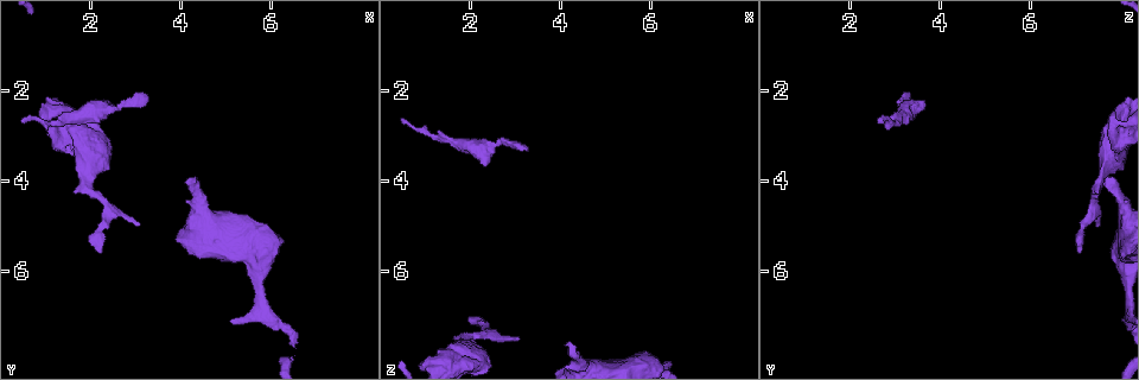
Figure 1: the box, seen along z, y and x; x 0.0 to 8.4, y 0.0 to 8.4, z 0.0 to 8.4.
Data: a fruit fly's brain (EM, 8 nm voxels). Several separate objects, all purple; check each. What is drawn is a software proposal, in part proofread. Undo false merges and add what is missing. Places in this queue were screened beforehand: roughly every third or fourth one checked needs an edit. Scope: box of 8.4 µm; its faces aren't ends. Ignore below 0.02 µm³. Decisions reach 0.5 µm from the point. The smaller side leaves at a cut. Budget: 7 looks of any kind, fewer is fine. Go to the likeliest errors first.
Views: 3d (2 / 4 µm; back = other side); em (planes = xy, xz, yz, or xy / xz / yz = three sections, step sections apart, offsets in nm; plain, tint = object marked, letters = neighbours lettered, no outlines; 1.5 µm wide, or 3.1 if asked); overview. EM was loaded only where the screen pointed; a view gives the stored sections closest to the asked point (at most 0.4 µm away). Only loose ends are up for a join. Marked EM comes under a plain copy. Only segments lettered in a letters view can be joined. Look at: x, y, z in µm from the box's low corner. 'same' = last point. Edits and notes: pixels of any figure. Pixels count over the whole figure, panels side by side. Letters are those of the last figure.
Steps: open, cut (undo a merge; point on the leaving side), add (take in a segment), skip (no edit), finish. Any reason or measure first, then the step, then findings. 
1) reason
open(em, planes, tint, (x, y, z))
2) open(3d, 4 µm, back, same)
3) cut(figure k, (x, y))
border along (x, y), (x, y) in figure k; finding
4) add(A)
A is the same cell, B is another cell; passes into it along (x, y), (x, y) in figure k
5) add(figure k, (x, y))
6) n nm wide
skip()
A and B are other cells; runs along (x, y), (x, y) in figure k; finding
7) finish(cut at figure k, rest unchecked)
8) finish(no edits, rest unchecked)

tapers out
open(em, planes, tint, (3.25, 2.15, 3.30))

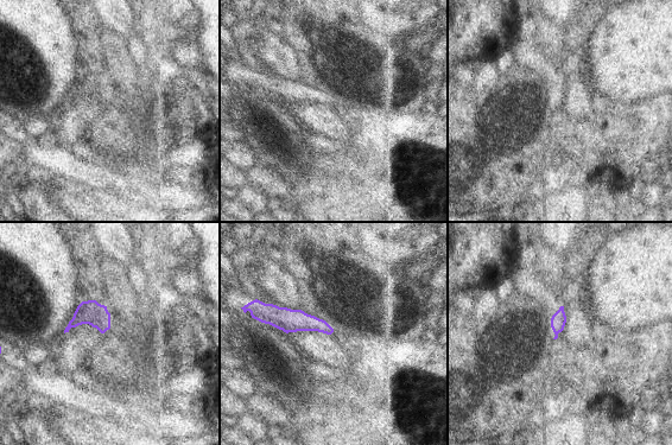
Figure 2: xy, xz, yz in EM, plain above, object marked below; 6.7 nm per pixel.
see the neighbours
open(em, planes, letters, same)

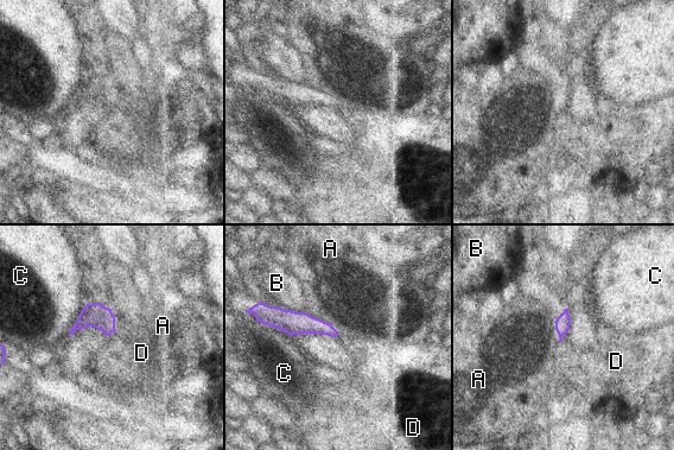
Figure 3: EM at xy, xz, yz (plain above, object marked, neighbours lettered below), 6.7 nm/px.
C touches over 260 nm
skip()
A, B, C and D are other cells; no lettered segment goes on from it

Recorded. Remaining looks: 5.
an open end
open(3d, 4 µm, (4.20, 3.90, 7.60))

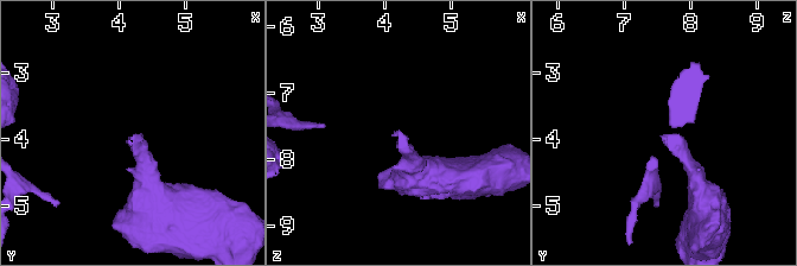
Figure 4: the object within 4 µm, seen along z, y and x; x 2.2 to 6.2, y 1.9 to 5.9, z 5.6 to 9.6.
now the EM
open(em, xz, step 8, tint, (4.20, 3.95, 7.55))

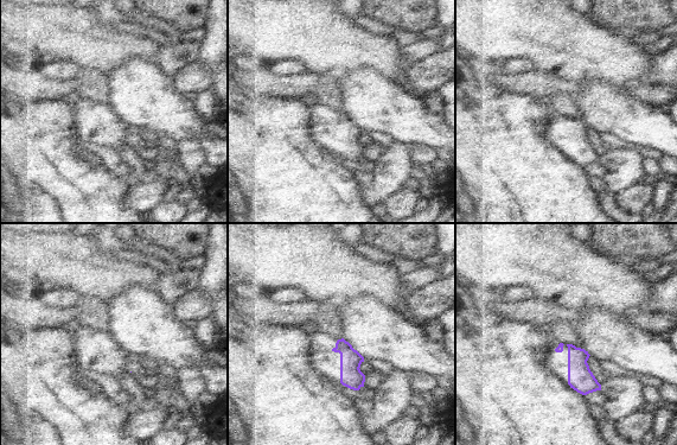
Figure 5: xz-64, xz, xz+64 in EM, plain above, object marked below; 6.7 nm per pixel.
open(em, yz, step 4, letters, same)

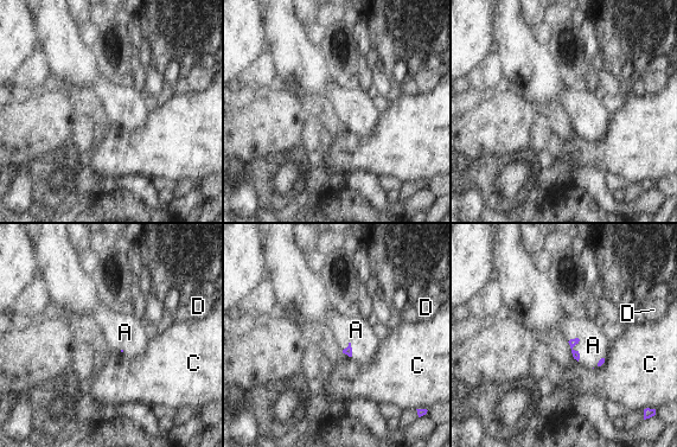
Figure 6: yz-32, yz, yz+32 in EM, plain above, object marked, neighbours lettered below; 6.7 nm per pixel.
add(A)
A is the same cell, C and D are other cells; passes into it along (573, 342), (574, 345), (593, 345) in figure 6; the cell continues

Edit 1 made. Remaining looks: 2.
open(em, planes, tint, (2.20, 5.60, 7.05))

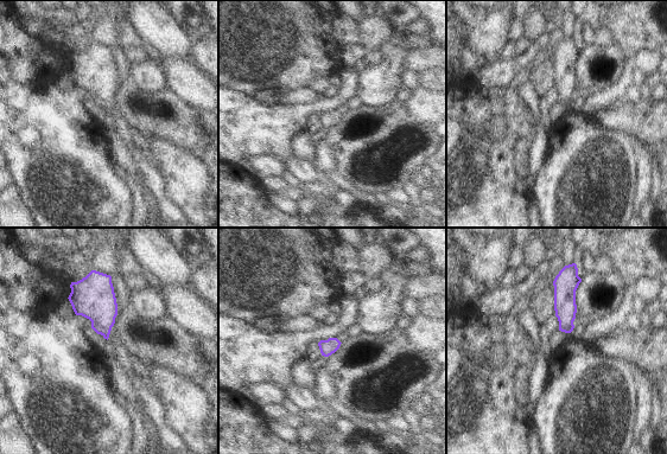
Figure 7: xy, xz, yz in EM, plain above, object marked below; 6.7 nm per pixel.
see the neighbours
open(em, planes, letters, same)

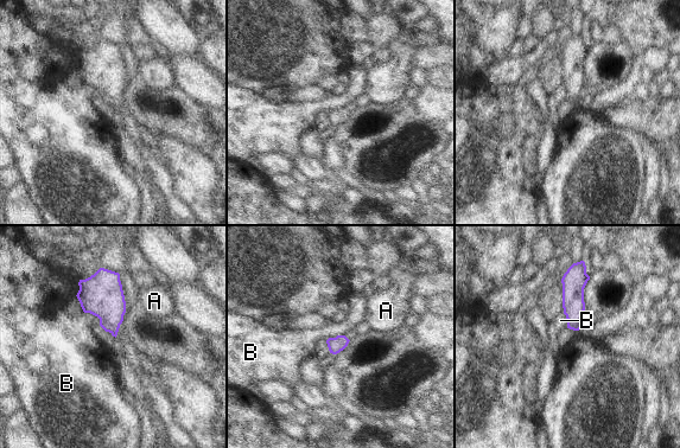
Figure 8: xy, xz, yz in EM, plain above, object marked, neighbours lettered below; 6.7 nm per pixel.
skip()
A and B are other cells; border along (83, 311), (94, 314), (100, 325) in figure 8; none of them fits

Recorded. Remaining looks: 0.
finish(add at figure 6, rest unchecked)

